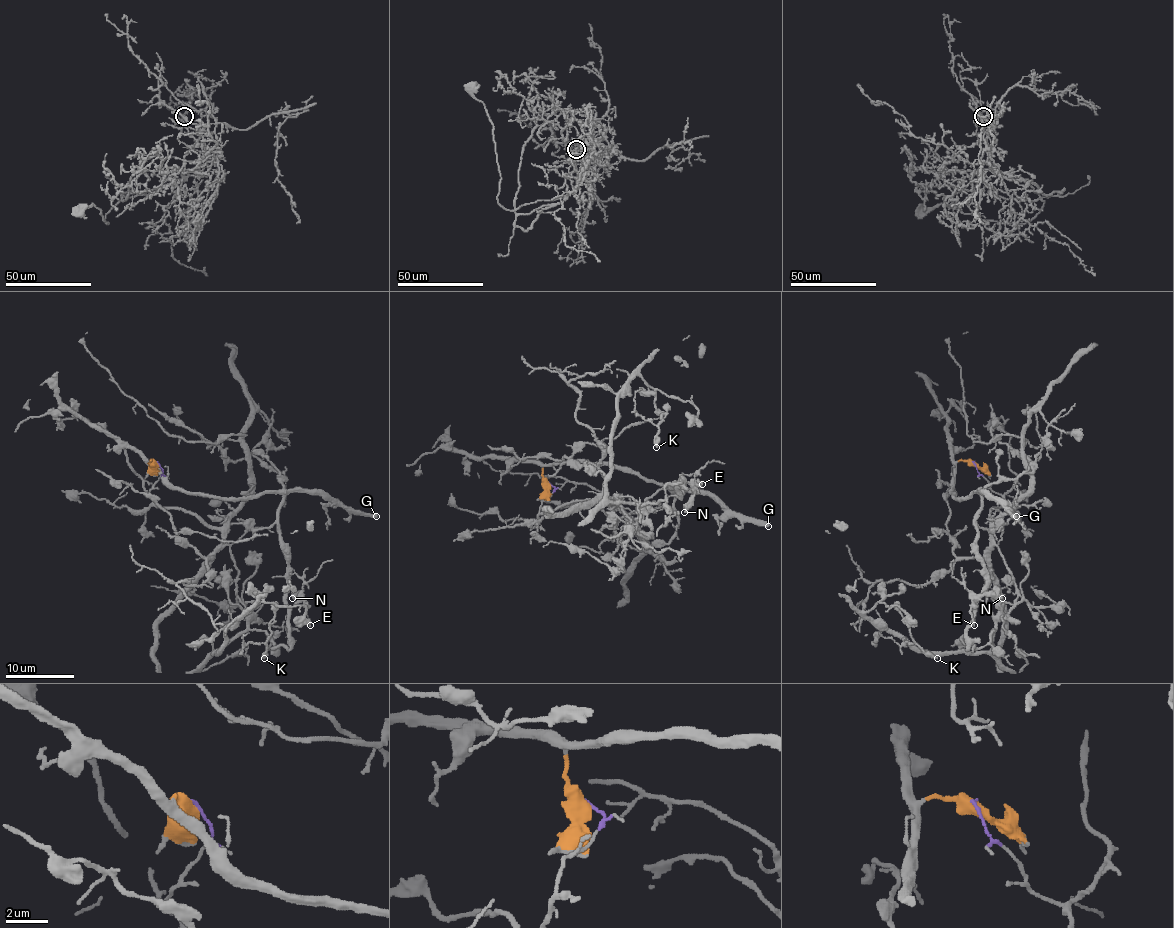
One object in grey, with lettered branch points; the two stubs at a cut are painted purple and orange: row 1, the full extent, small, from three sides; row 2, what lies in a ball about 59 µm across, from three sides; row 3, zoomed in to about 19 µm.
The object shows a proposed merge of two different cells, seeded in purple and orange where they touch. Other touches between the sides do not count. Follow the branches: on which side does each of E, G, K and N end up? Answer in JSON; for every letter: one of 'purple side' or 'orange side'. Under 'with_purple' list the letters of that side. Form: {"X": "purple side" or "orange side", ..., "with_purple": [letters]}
{"E": "orange side", "G": "orange side", "K": "purple side", "N": "orange side", "with_purple": ["K"]}

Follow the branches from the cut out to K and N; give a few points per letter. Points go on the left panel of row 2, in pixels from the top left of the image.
K: (156, 462), (149, 496), (219, 528), (238, 571), (247, 627), (214, 653), (267, 601), (264, 658)
N: (156, 463), (151, 460), (173, 486), (190, 492), (279, 492), (286, 600), (293, 605), (301, 595), (293, 598)

